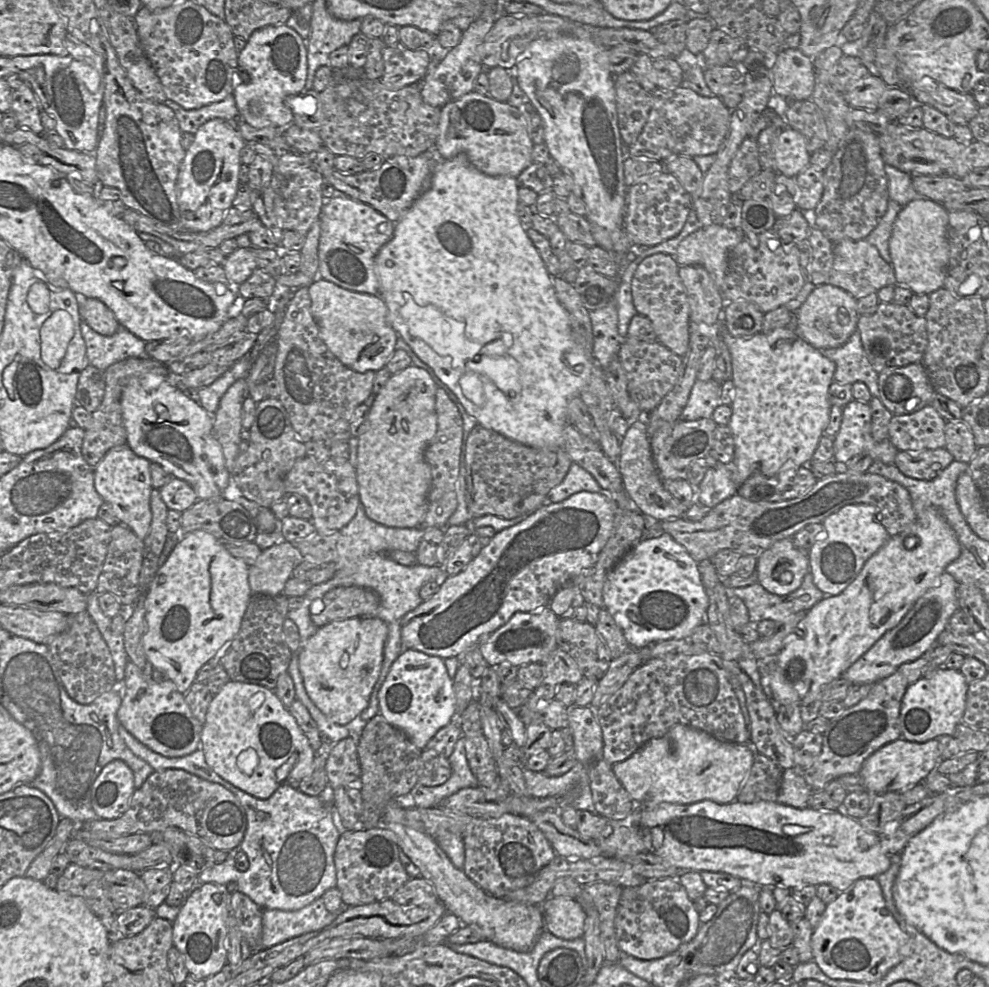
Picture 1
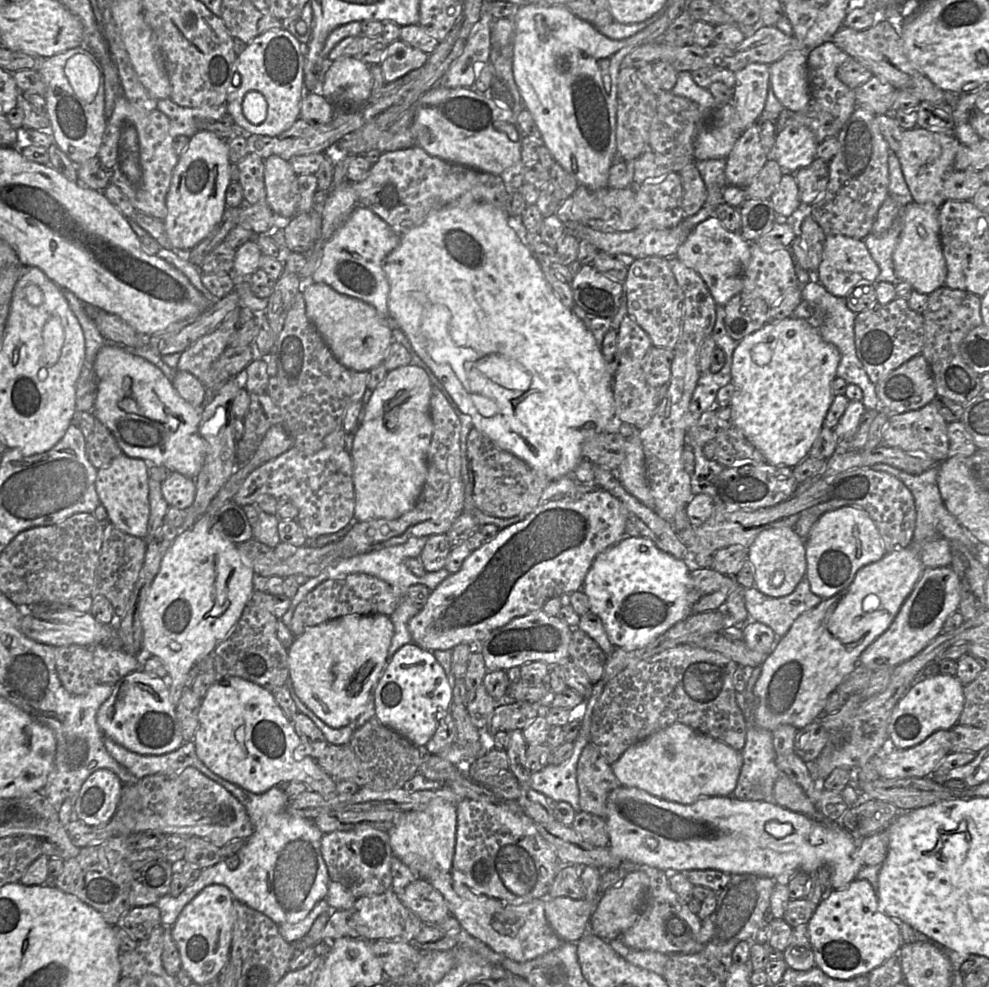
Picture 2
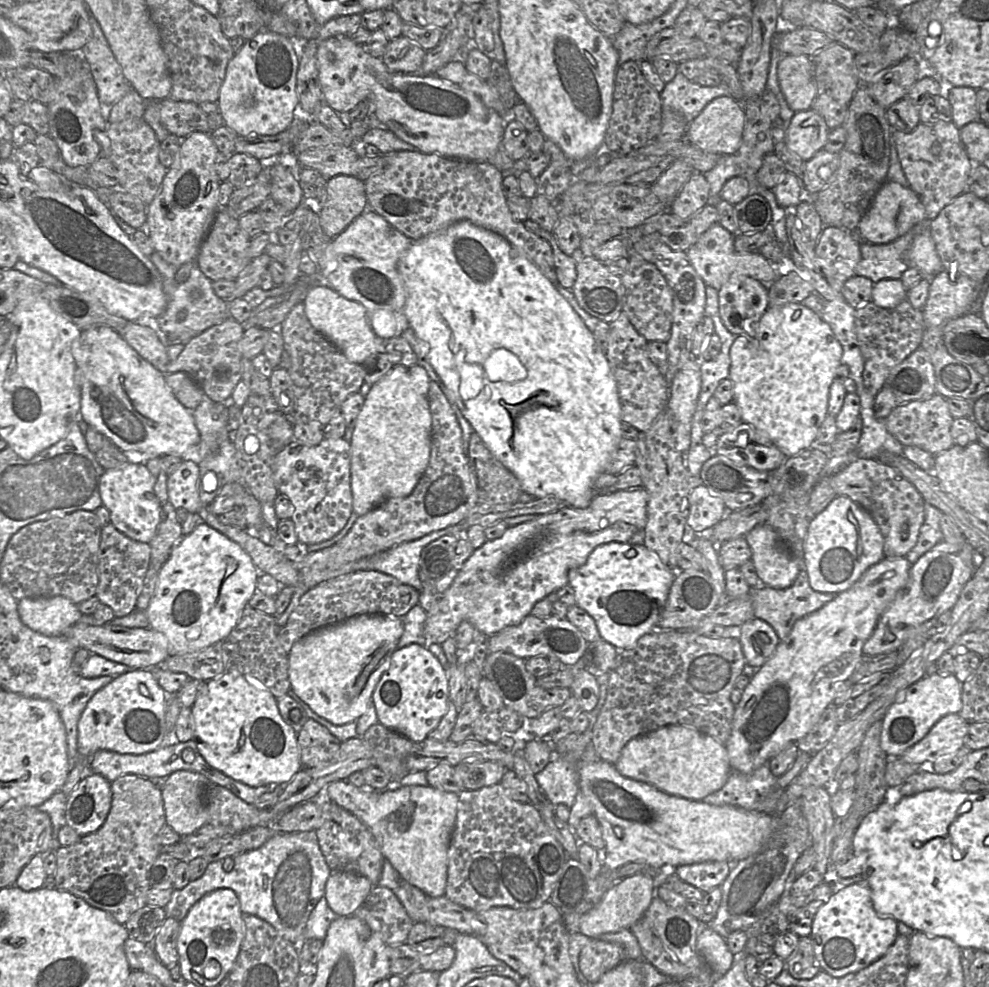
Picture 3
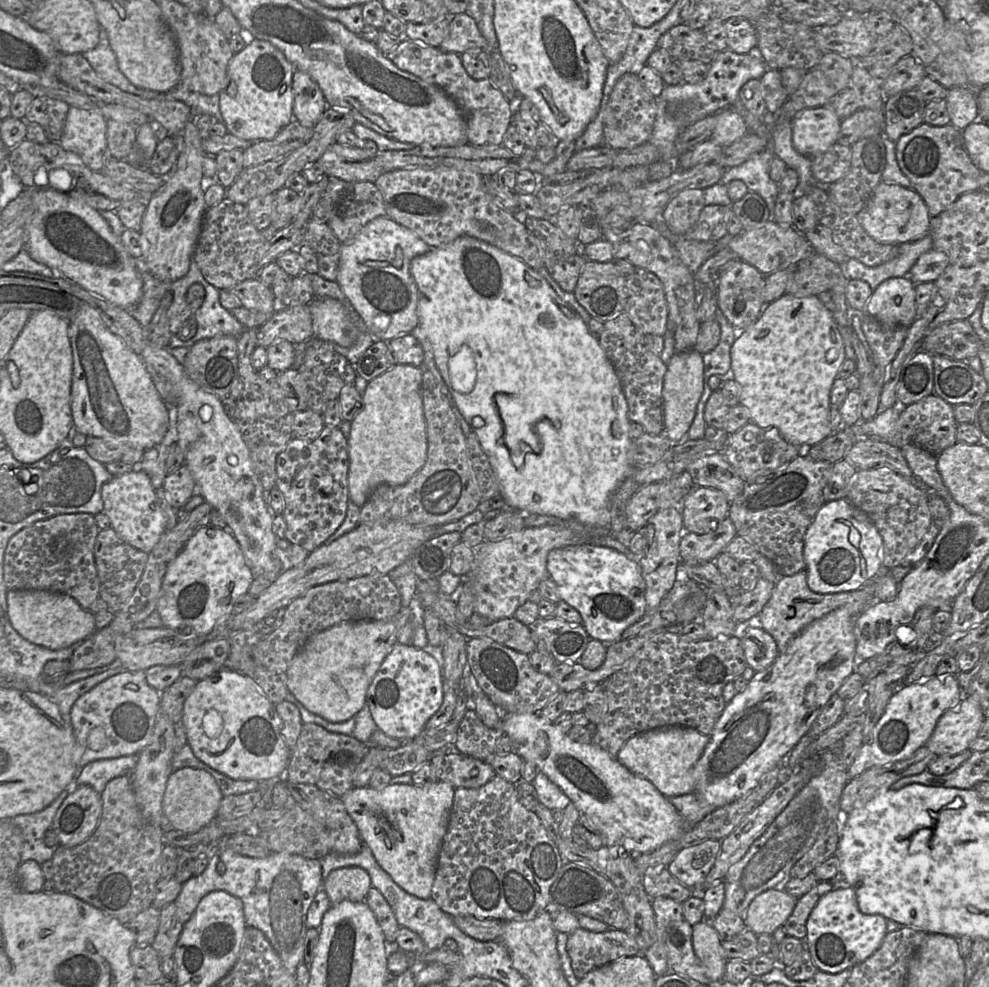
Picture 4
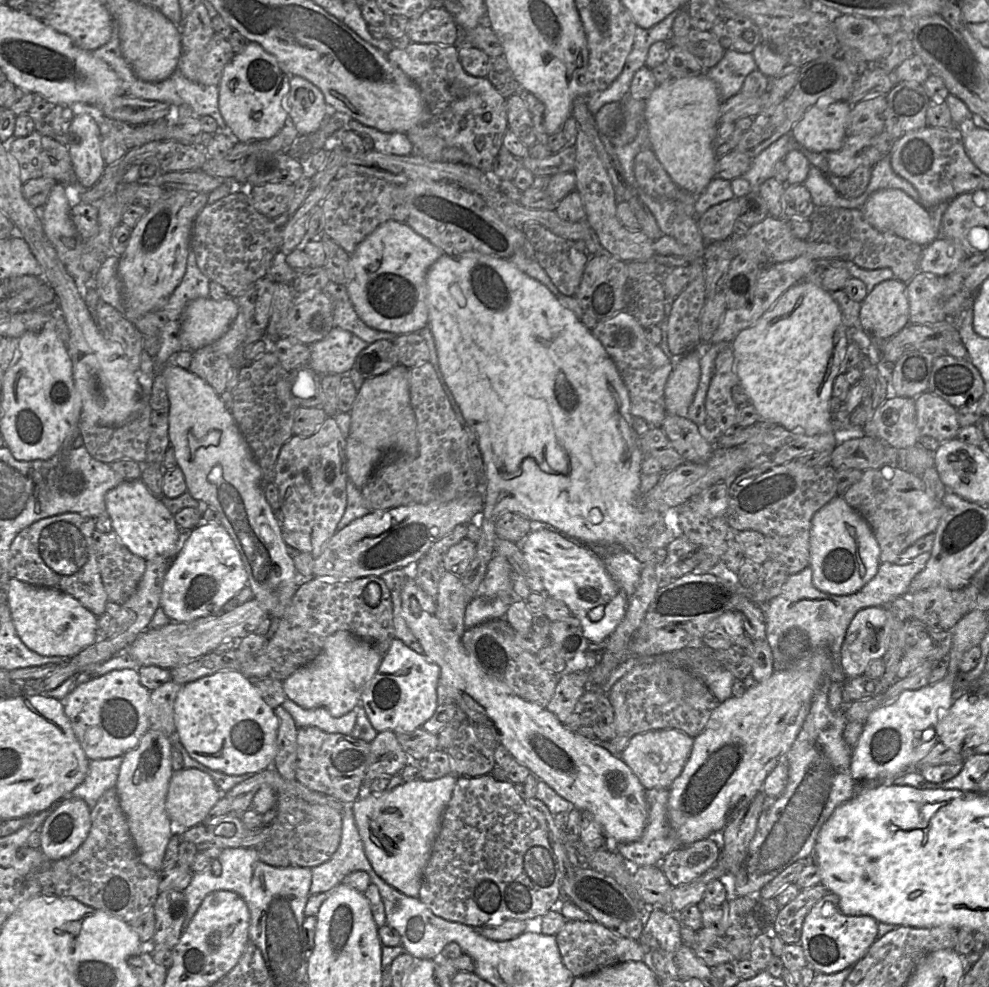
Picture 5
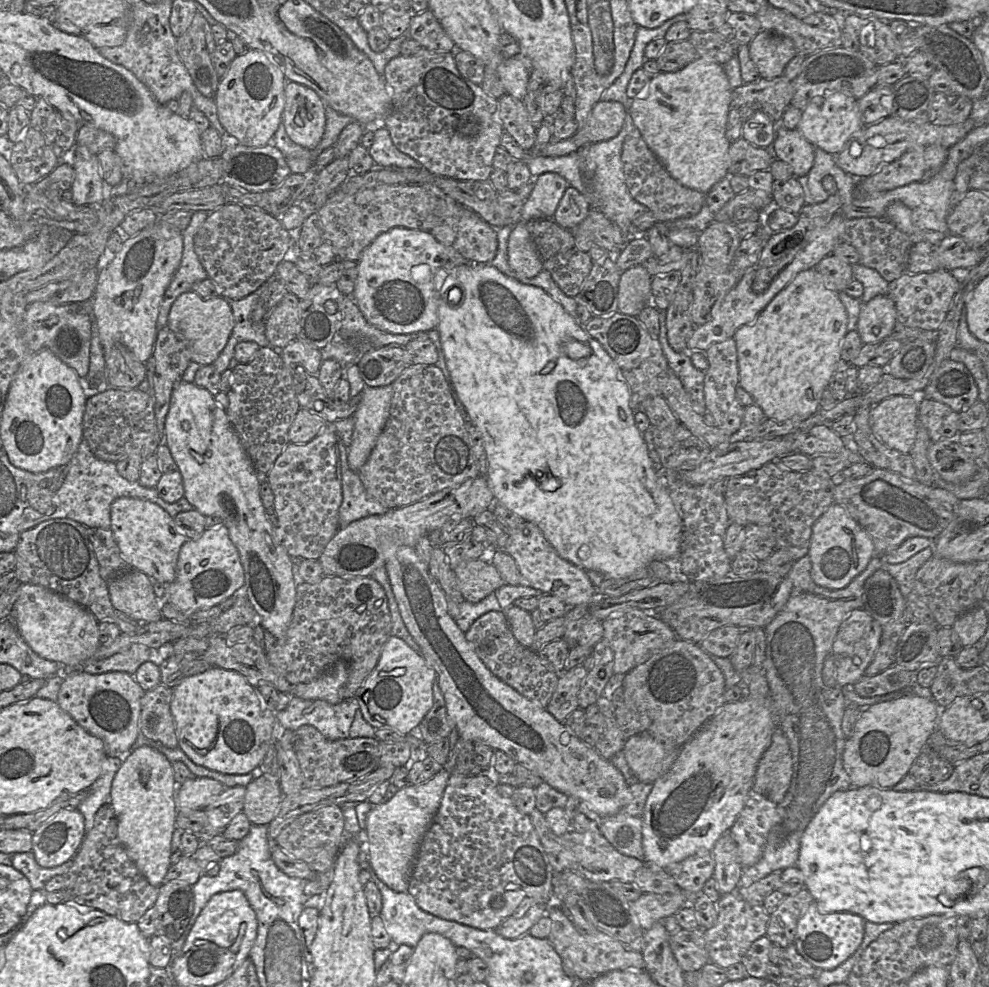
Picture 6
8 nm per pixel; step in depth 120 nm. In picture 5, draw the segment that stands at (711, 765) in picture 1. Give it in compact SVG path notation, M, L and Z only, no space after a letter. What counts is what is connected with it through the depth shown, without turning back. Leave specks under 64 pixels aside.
M677 729L651 730L633 736L621 753L621 759L646 789L668 789L682 772L693 743L693 737Z

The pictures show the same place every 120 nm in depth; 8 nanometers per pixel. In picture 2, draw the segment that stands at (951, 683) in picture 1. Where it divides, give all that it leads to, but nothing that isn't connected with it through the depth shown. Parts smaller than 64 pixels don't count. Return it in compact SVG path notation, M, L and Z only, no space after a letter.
M938 673L919 678L894 707L888 726L894 748L906 749L923 742L937 730L950 730L959 722L964 708L964 685L956 675Z

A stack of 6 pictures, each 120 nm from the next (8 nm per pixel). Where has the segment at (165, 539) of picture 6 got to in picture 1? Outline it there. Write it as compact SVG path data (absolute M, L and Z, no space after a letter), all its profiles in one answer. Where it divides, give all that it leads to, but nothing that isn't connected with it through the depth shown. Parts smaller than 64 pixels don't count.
M124 444L110 449L94 468L96 491L104 502L111 505L118 522L128 527L142 541L149 533L152 520L150 463Z

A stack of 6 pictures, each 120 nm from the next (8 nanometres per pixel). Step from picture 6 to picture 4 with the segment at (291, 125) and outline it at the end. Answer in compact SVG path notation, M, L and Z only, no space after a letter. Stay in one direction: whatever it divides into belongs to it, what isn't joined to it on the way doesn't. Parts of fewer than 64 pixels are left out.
M295 69L292 90L293 120L304 127L313 128L327 108L321 88L307 72Z

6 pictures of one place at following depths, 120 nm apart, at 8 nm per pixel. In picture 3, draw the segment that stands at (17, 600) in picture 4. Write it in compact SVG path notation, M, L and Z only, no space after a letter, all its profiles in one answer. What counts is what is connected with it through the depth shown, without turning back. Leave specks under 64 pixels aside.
M64 596L22 598L18 601L17 608L20 619L26 626L43 635L55 637L63 635L83 615L77 605Z

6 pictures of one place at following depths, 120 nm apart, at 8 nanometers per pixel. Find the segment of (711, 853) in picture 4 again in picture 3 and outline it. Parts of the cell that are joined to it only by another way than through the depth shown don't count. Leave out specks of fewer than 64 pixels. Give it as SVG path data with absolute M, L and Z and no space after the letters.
M709 861L680 865L674 871L681 880L707 893L722 885L731 868L732 865L725 861Z

